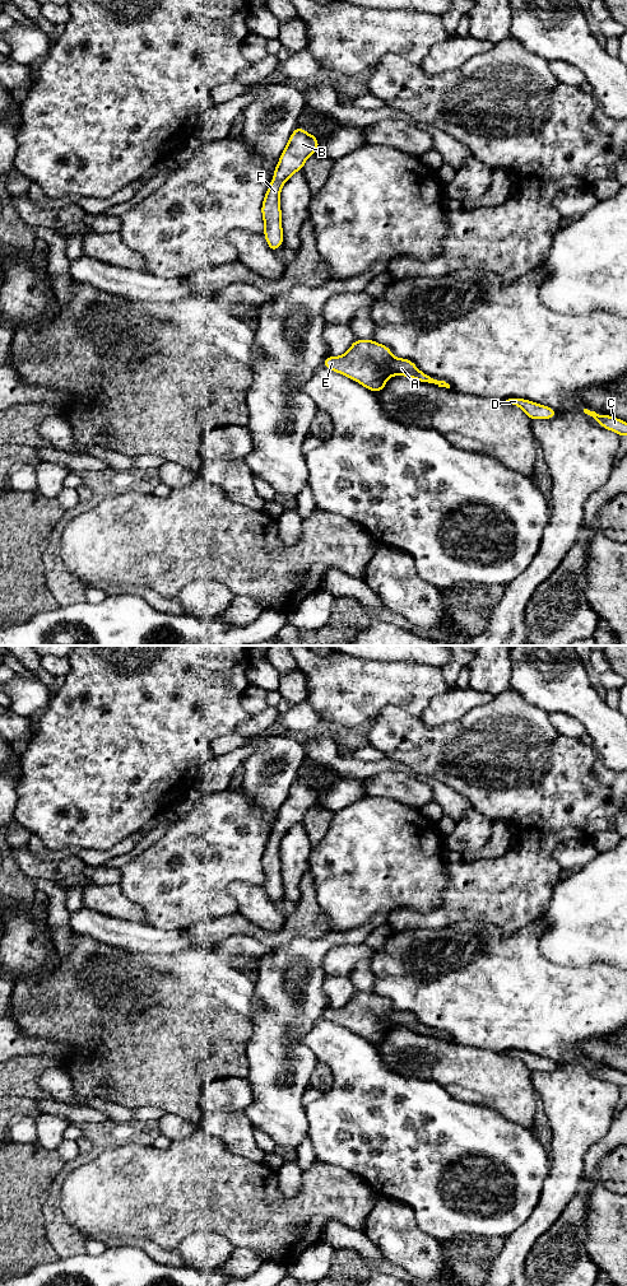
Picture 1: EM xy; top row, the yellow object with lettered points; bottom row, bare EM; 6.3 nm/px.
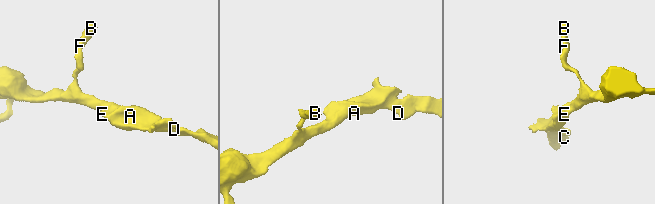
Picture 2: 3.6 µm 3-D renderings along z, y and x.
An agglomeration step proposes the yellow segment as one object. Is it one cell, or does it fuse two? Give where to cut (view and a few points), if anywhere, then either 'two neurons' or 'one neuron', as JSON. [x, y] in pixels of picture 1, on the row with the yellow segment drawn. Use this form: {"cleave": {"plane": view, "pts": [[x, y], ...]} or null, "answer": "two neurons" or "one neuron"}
{"cleave": null, "answer": "one neuron"}

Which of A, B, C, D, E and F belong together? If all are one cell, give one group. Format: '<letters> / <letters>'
A B C D E F

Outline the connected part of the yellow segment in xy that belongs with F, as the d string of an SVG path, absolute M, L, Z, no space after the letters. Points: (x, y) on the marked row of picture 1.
M301 126L296 129L288 144L279 157L279 163L274 169L273 181L265 194L261 206L264 218L264 236L271 251L278 250L283 243L280 190L289 177L303 169L306 159L319 149L316 136L306 132Z

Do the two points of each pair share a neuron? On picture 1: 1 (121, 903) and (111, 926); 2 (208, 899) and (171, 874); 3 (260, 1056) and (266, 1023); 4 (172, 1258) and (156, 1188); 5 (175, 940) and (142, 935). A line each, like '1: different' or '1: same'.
1: different
2: same
3: same
4: different
5: same

